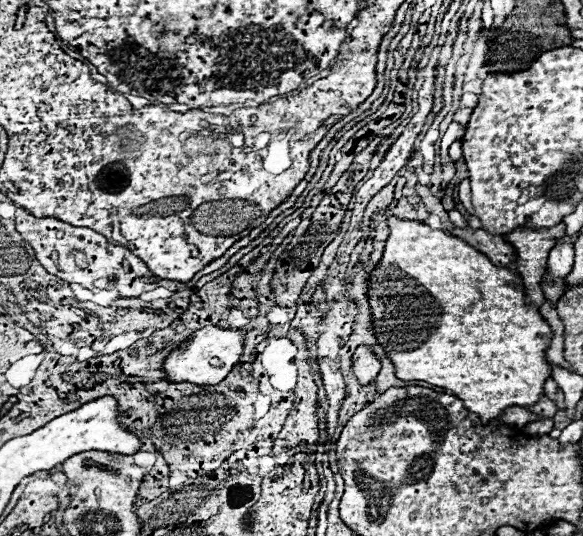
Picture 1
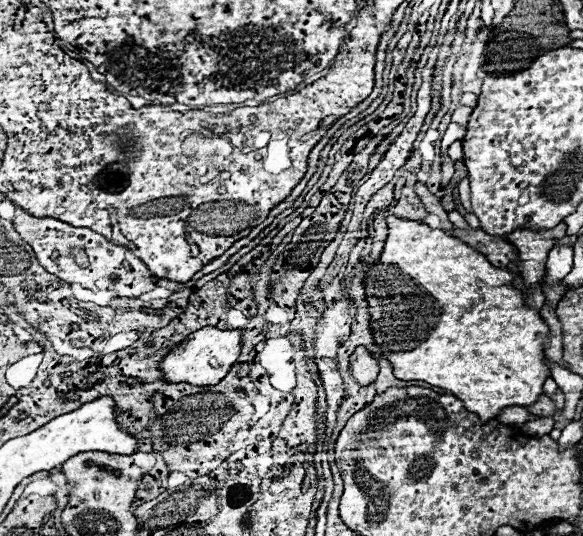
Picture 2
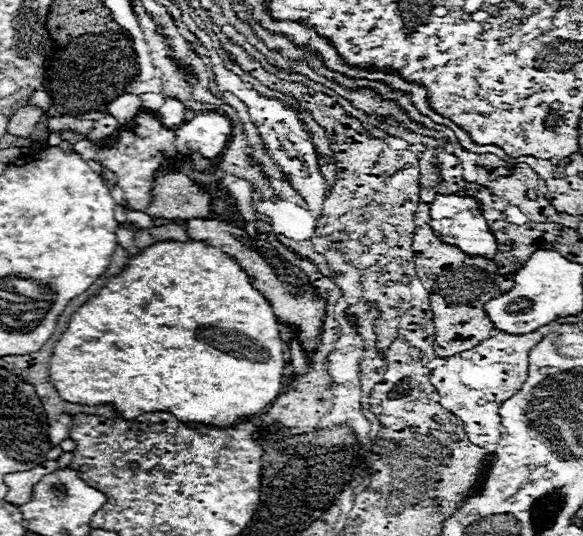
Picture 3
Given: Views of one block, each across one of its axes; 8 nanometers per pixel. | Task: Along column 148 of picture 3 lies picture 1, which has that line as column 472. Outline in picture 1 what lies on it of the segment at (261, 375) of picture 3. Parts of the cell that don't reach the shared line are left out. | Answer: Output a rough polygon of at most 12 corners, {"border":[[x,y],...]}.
{"border":[[388,218],[368,300],[400,380],[530,408],[552,330],[468,242]]}

